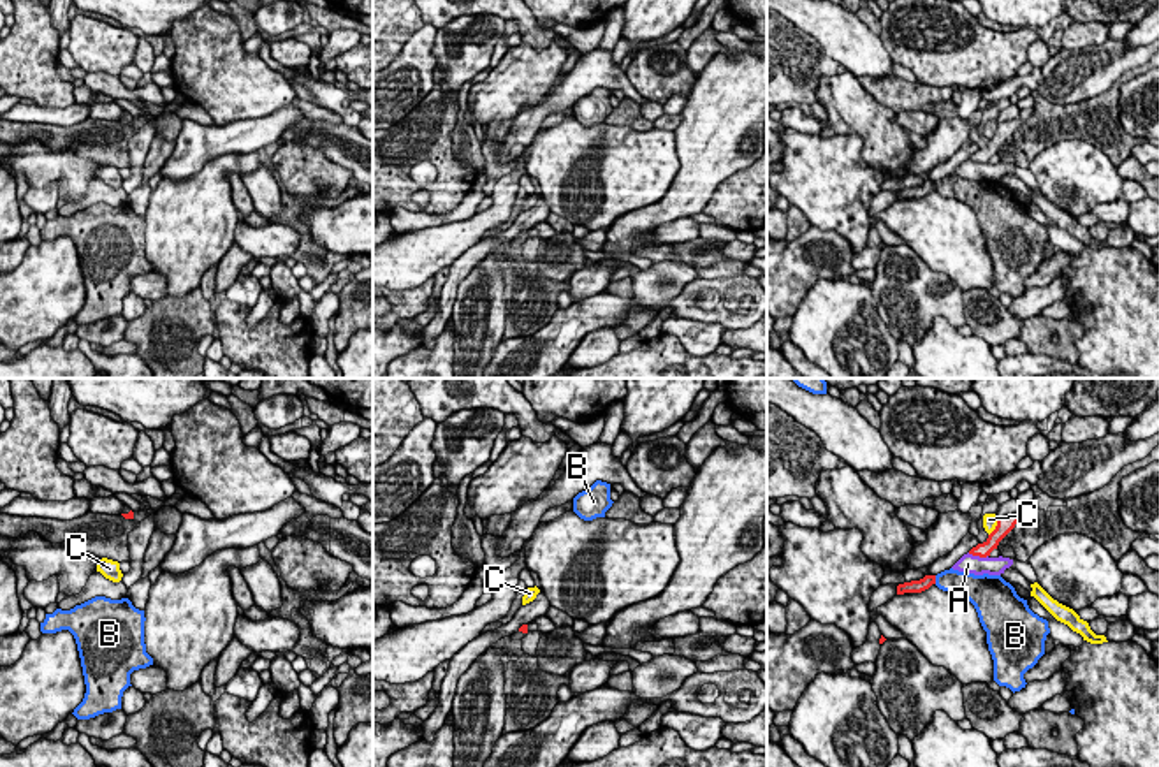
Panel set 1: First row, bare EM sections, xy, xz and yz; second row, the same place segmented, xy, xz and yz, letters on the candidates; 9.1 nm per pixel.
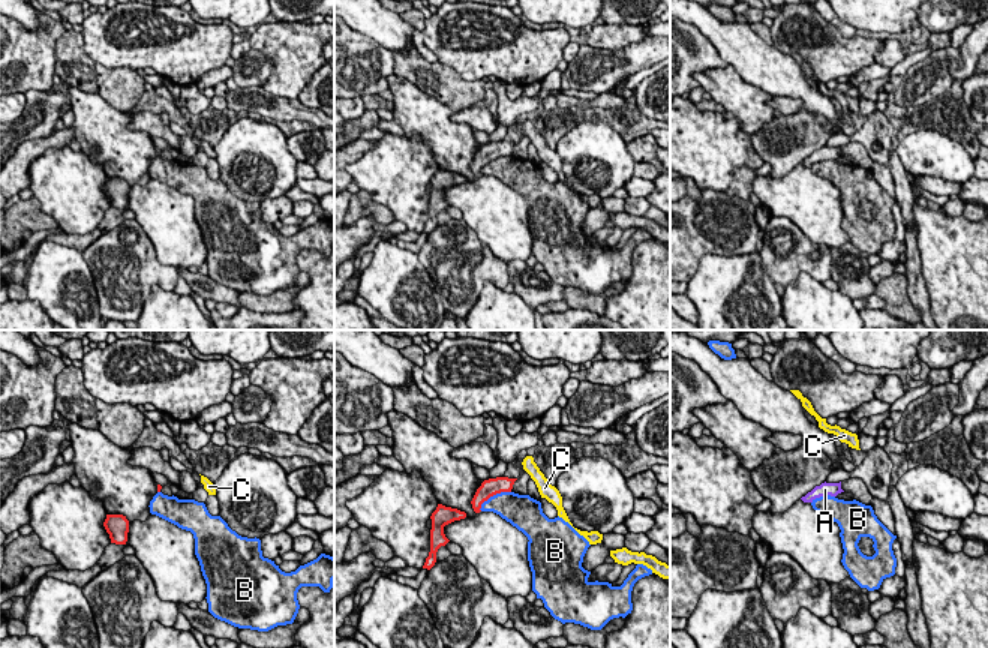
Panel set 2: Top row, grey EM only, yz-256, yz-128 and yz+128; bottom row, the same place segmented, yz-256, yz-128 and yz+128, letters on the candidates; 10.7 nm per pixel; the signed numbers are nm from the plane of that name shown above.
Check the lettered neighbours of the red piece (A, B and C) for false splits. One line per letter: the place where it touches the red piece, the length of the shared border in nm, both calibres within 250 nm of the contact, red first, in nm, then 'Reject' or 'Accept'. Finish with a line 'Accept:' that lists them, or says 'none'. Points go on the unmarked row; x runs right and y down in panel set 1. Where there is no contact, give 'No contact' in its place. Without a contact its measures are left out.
A: Touches red at yz (978, 160). Shared border 190 nm. Thickness 130 nm (red) against 180 nm. Reject
B: Touches red at yz (934, 185). Shared border 80 nm. Thickness 130 nm (red) against 220 nm. Reject
C: Touches red at yz (996, 132). Shared border 200 nm. Thickness 160 nm (red) against 130 nm. Reject
Accept: none

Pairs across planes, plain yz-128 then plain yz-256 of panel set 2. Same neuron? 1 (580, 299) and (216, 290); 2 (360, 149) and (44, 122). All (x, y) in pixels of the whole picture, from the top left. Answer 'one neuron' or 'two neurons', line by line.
1: two neurons
2: two neurons

